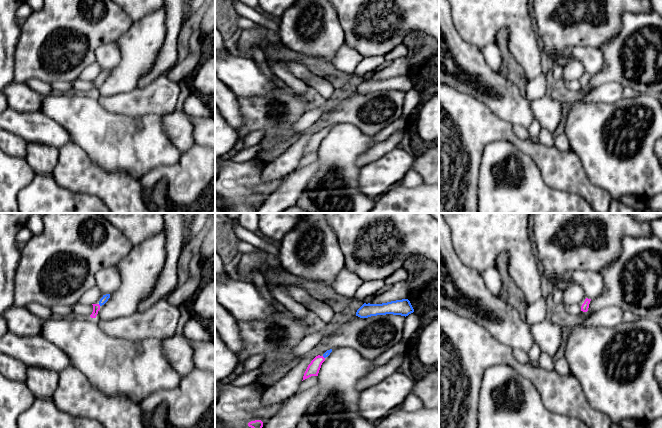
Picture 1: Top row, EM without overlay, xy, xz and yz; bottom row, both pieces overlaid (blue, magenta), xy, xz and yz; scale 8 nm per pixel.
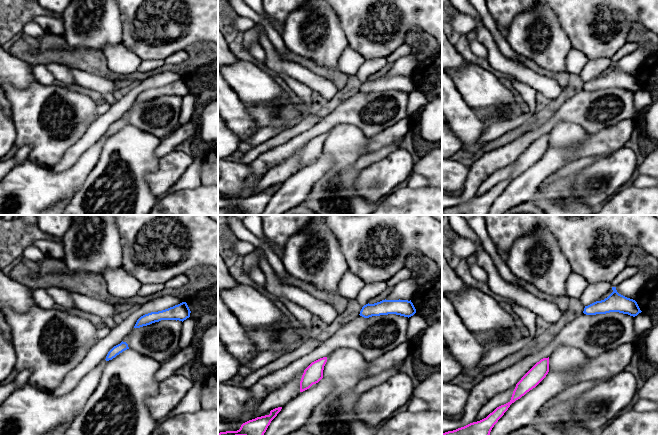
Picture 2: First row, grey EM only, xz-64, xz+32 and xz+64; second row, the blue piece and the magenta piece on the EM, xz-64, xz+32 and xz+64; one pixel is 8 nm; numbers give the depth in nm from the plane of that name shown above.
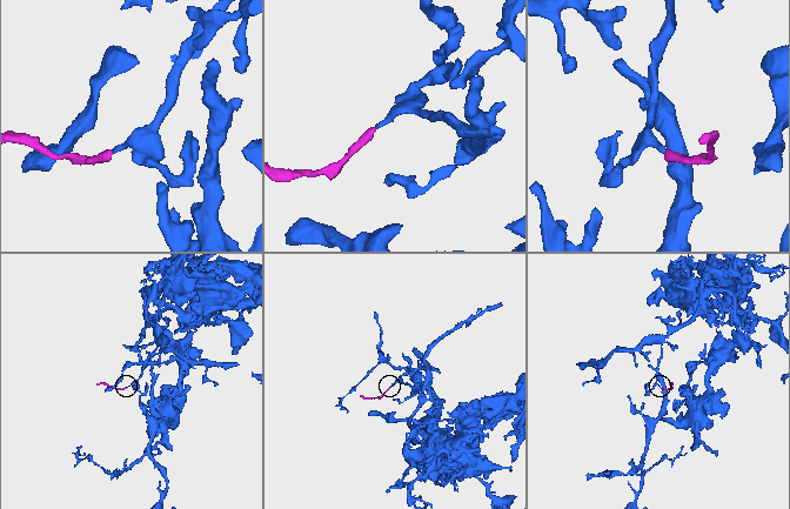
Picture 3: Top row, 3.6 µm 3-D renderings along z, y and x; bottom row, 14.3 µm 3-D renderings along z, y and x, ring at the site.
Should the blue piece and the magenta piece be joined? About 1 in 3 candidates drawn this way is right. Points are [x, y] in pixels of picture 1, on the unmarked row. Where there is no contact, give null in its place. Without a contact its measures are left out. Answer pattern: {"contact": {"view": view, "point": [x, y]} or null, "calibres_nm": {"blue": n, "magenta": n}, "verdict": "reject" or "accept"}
{"contact": null, "verdict": "accept"}

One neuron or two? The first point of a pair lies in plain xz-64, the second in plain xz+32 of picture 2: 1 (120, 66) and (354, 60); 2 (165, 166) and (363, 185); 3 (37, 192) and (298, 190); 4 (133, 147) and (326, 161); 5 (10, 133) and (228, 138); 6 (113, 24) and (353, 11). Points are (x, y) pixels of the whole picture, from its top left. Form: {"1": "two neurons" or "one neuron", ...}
{"1": "one neuron", "2": "one neuron", "3": "two neurons", "4": "two neurons", "5": "one neuron", "6": "two neurons"}

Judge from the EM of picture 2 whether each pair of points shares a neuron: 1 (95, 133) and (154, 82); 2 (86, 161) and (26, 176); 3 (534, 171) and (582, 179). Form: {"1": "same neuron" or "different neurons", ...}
{"1": "same neuron", "2": "same neuron", "3": "different neurons"}

